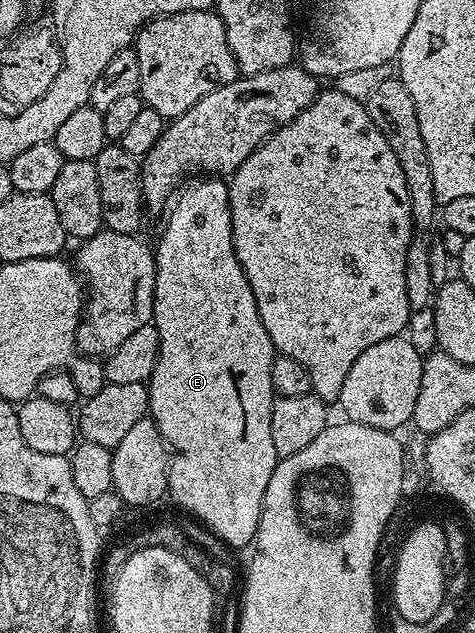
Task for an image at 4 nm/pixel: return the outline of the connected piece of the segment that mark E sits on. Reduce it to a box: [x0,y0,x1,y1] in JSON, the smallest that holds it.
[146,176,280,547]

